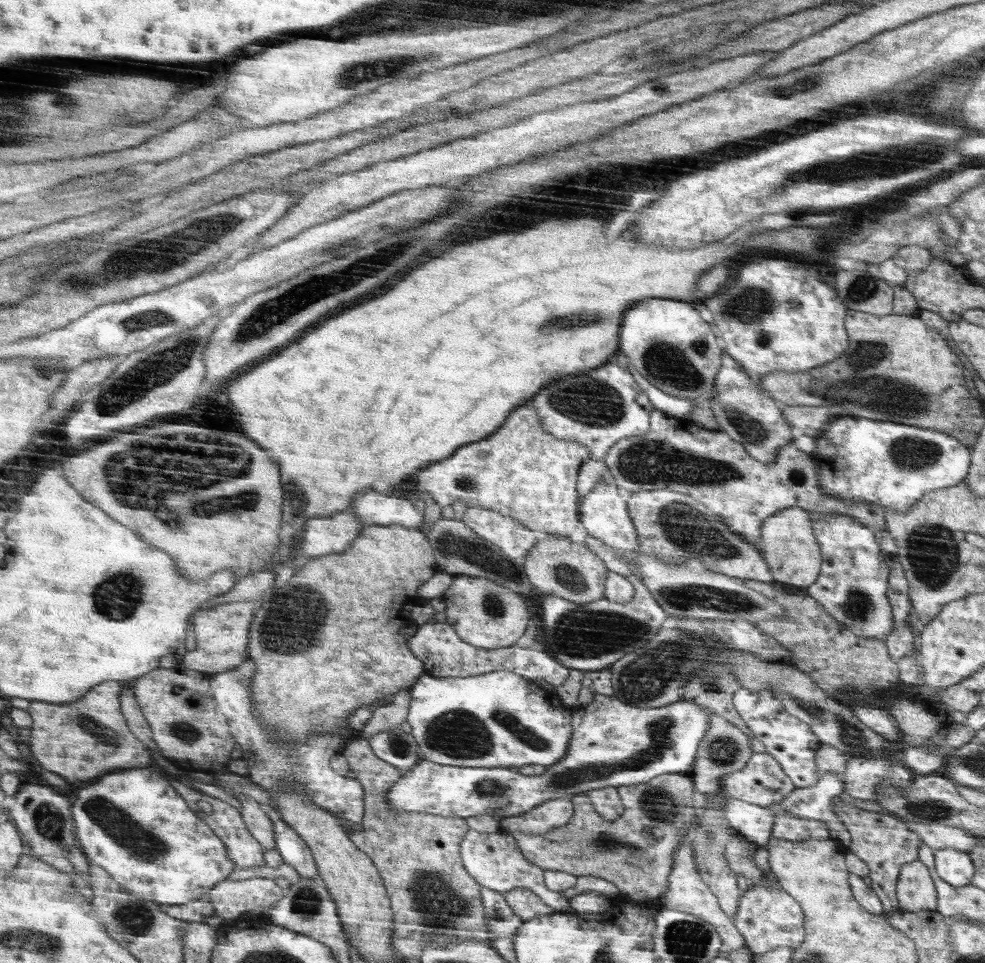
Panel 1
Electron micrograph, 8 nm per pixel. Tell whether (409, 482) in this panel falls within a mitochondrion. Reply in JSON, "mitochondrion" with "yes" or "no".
{"mitochondrion":"no"}

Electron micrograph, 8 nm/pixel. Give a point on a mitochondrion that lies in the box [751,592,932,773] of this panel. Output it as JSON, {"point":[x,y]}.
{"point":[848,732]}

